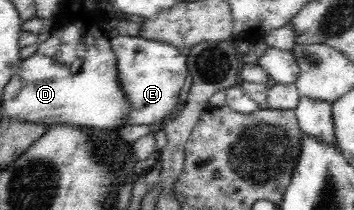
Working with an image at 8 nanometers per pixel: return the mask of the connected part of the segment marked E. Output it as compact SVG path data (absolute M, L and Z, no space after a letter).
M120 35L109 41L118 62L119 84L131 105L130 114L122 124L154 124L163 120L176 106L180 89L186 82L185 55L178 47L154 39Z

